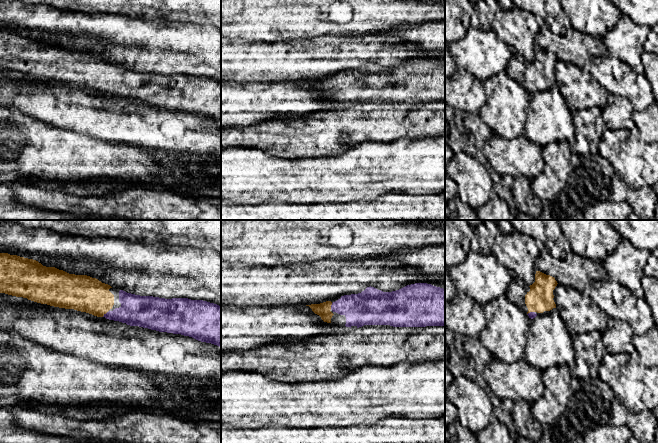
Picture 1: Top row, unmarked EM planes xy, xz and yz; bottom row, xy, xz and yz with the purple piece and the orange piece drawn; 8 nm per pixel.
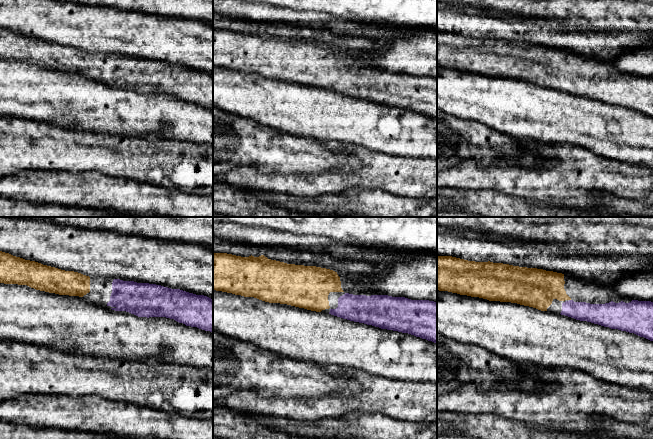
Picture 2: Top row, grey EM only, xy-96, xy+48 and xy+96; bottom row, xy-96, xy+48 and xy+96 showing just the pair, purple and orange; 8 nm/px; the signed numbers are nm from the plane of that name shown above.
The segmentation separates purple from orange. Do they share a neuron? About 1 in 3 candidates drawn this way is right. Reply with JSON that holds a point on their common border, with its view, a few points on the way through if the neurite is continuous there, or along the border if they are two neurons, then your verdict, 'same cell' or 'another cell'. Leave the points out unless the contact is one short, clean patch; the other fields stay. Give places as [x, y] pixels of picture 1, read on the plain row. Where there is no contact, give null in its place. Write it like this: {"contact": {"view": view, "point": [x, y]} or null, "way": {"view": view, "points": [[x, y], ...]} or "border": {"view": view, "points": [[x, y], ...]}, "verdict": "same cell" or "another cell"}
{"contact": {"view": "xz", "point": [331, 82]}, "verdict": "same cell"}

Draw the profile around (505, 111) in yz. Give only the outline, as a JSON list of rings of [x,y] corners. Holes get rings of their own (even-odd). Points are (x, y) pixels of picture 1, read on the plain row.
[[[506,71],[493,75],[484,82],[487,100],[479,115],[493,133],[507,139],[517,138],[525,133],[531,94],[515,80],[510,78]]]

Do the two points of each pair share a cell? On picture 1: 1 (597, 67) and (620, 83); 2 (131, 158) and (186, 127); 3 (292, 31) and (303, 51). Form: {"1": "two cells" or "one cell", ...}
{"1": "one cell", "2": "two cells", "3": "two cells"}

